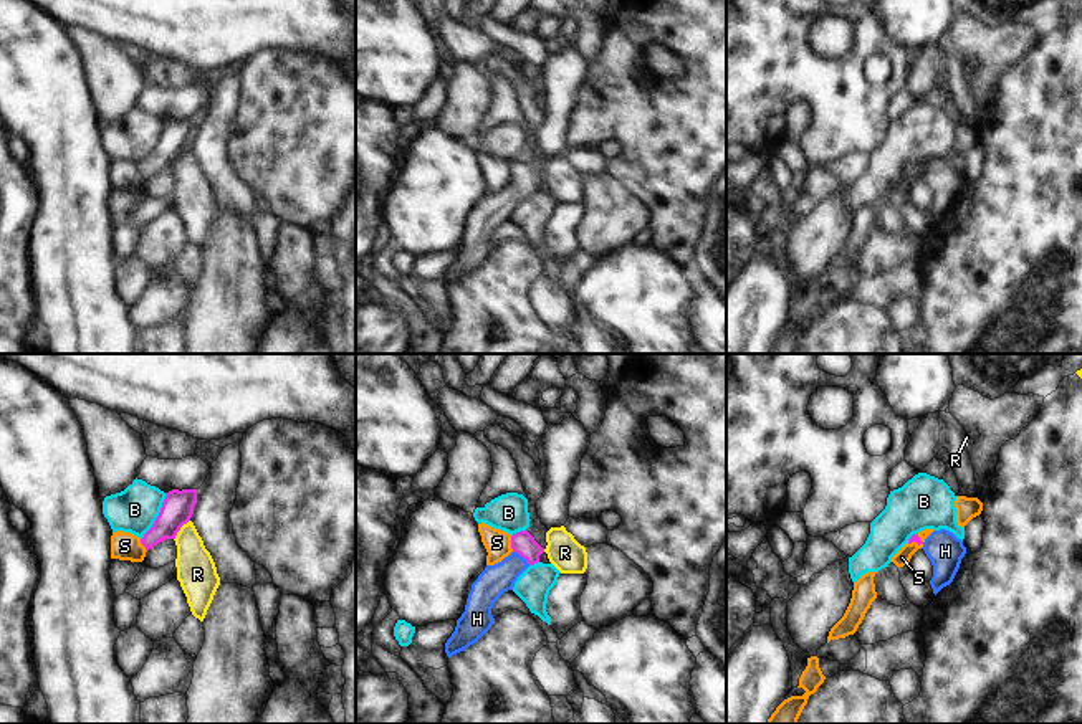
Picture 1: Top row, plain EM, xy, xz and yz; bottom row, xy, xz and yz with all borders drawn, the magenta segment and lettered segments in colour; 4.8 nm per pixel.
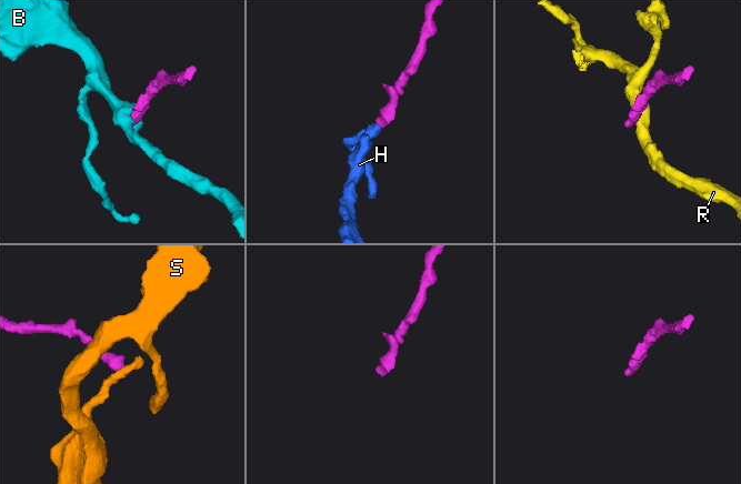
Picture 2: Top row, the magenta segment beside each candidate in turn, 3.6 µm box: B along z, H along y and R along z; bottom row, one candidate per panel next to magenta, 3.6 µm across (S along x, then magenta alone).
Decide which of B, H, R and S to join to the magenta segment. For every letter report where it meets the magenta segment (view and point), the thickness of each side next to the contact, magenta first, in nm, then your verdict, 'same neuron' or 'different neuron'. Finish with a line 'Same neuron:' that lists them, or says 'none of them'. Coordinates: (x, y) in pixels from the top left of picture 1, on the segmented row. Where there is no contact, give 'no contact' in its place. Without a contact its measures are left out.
B: xy (157, 516) | 160/220 nm | different neuron
H: xz (521, 556) | 110/150 nm | same neuron
R: xy (179, 529) | 160/190 nm | different neuron
S: xz (512, 544) | 110/130 nm | different neuron
Same neuron: H

